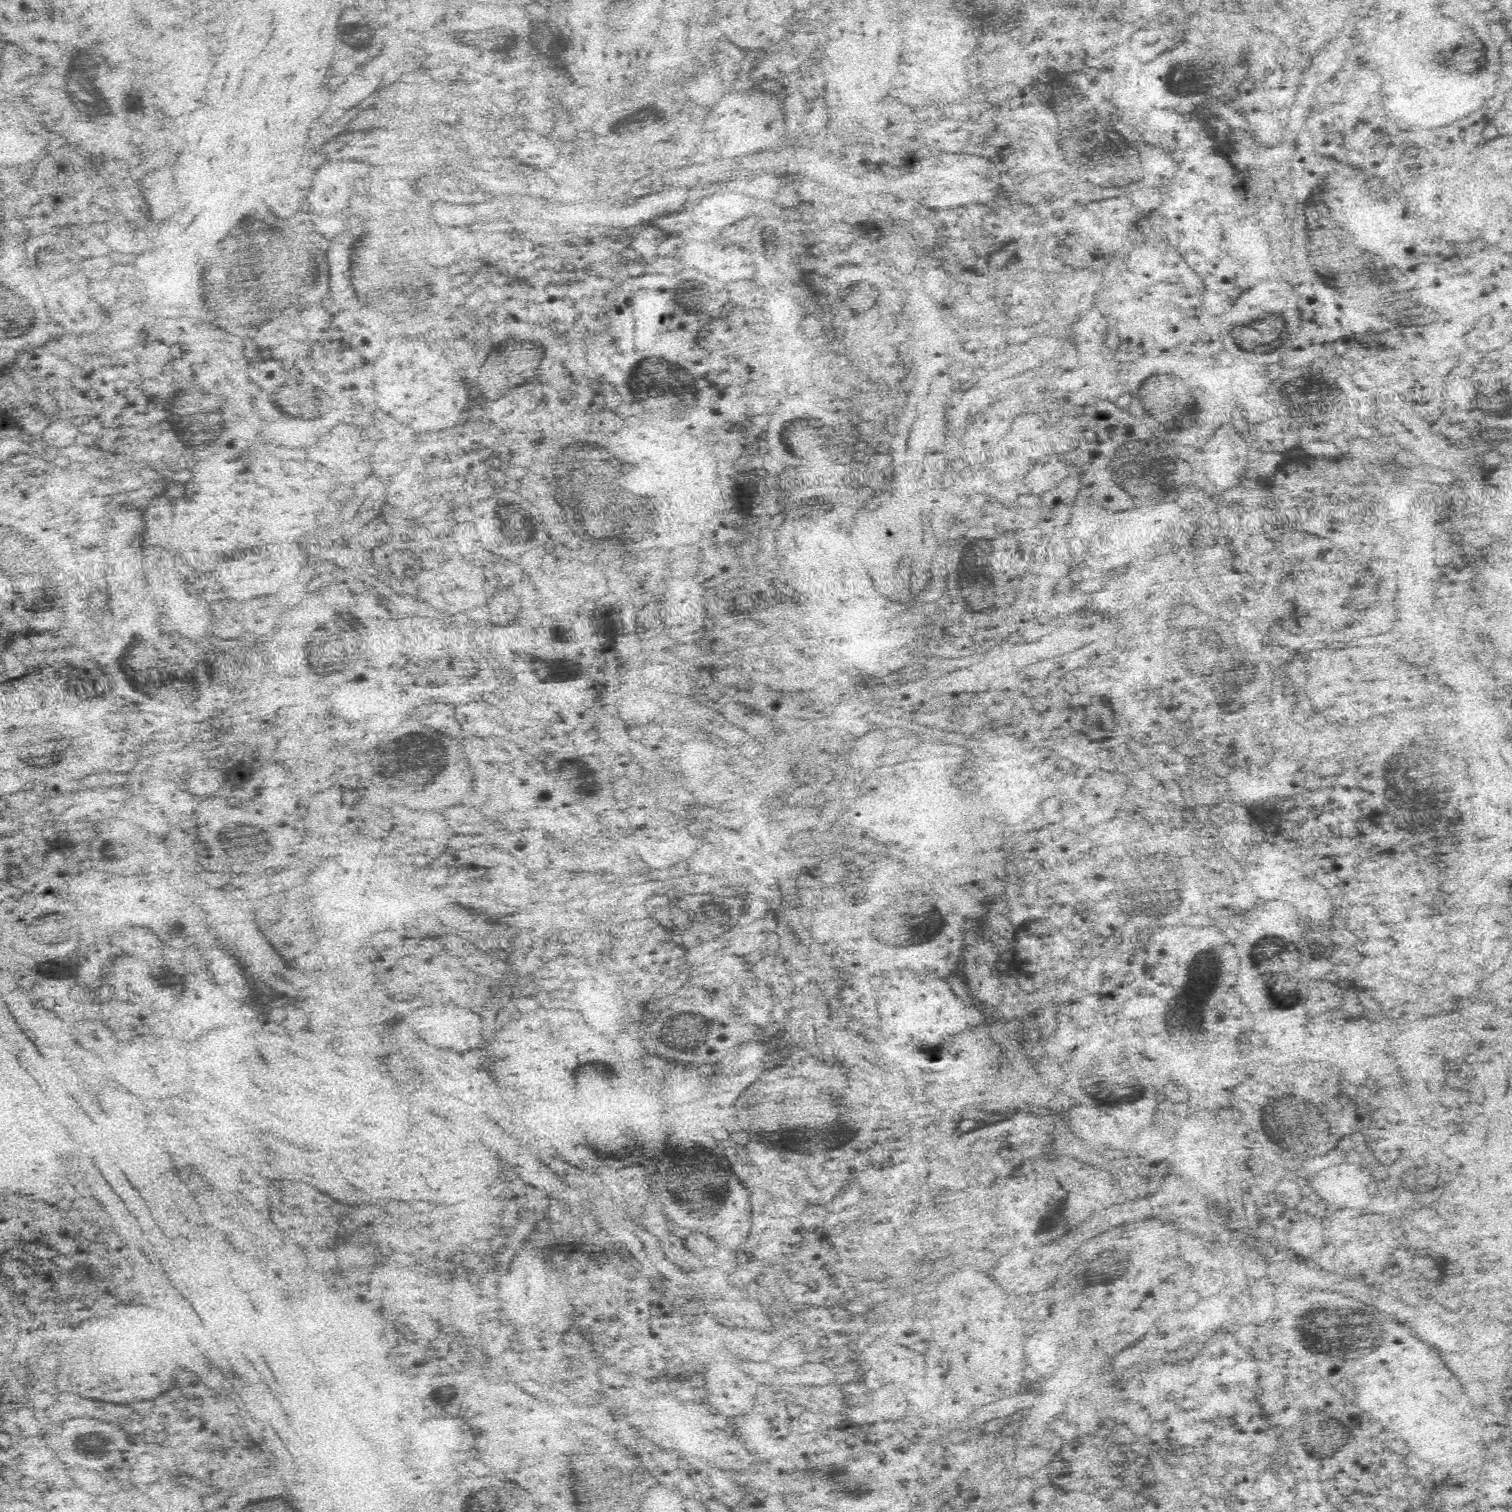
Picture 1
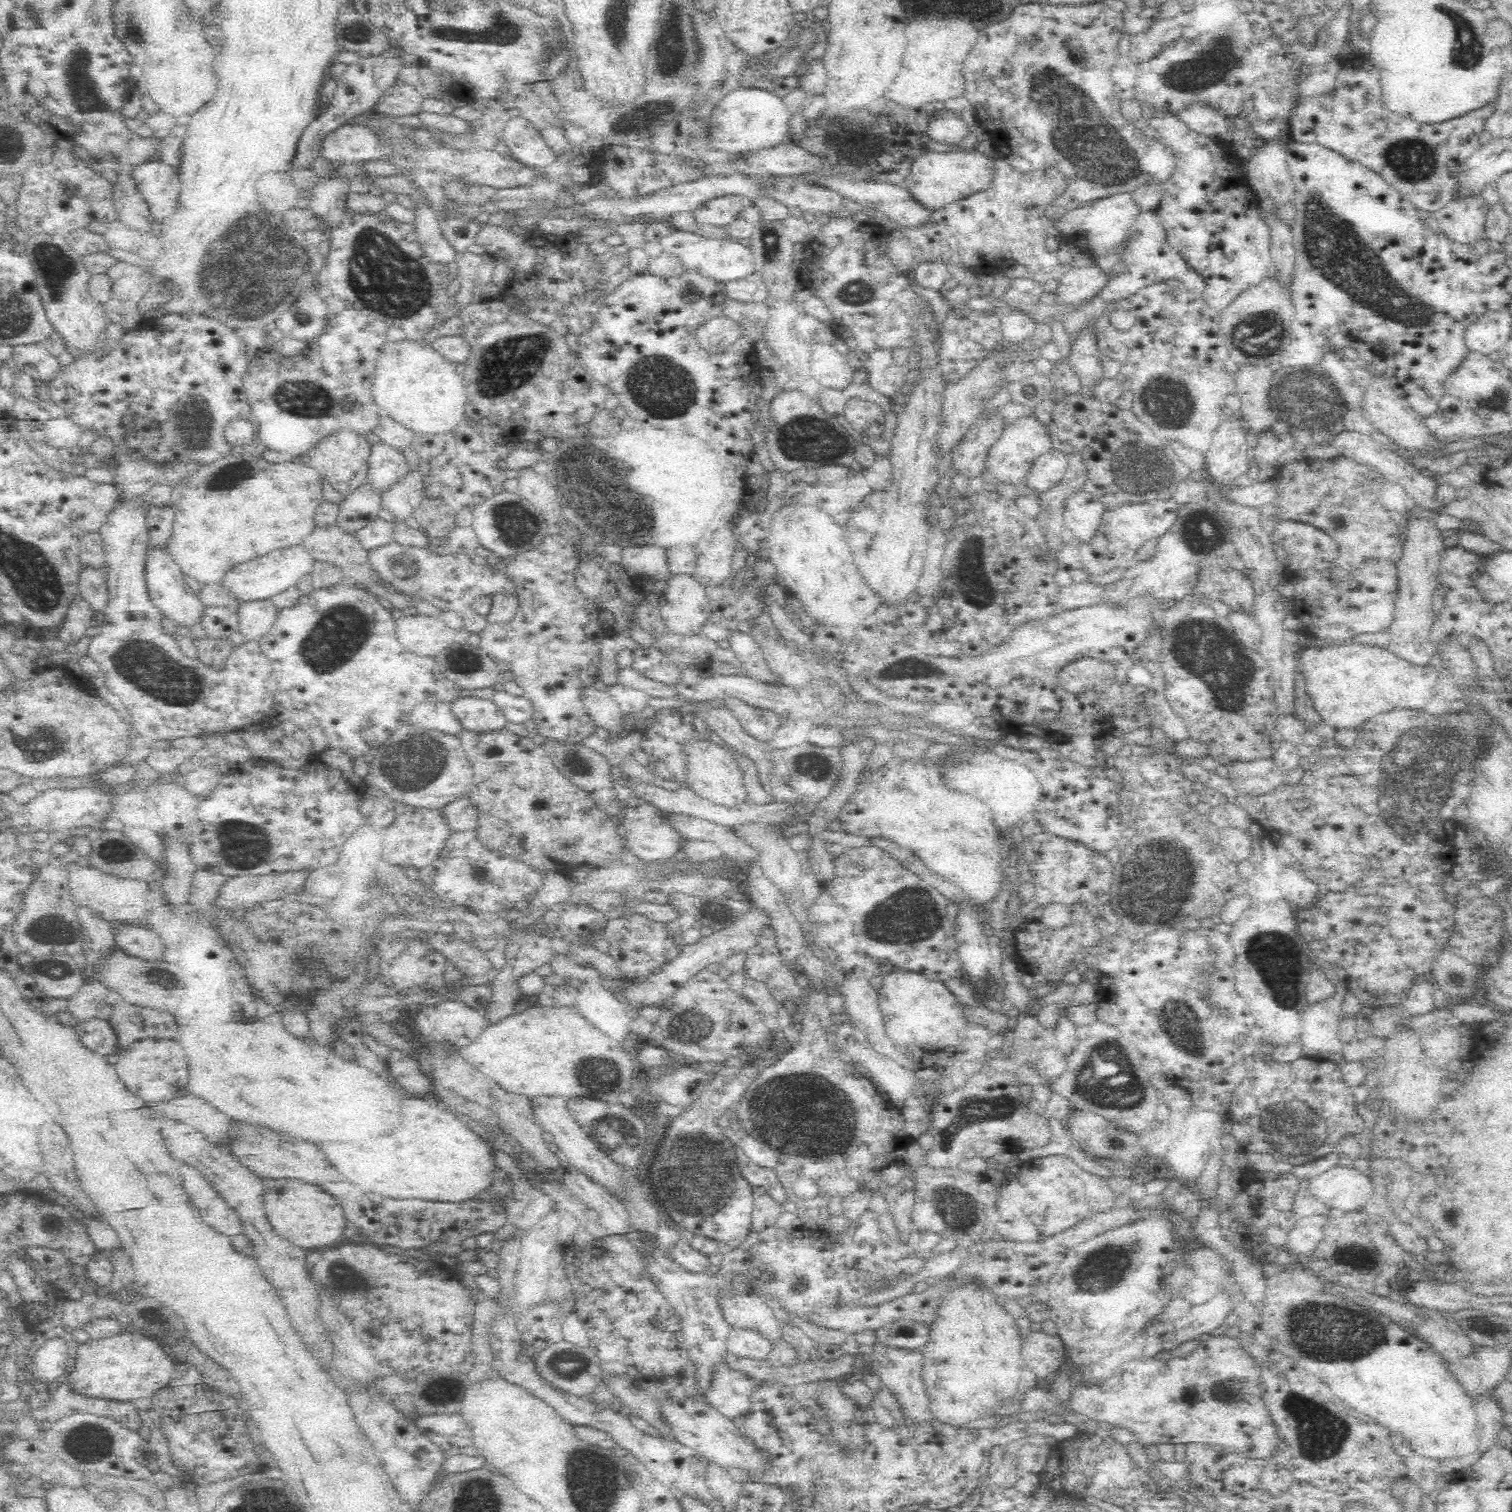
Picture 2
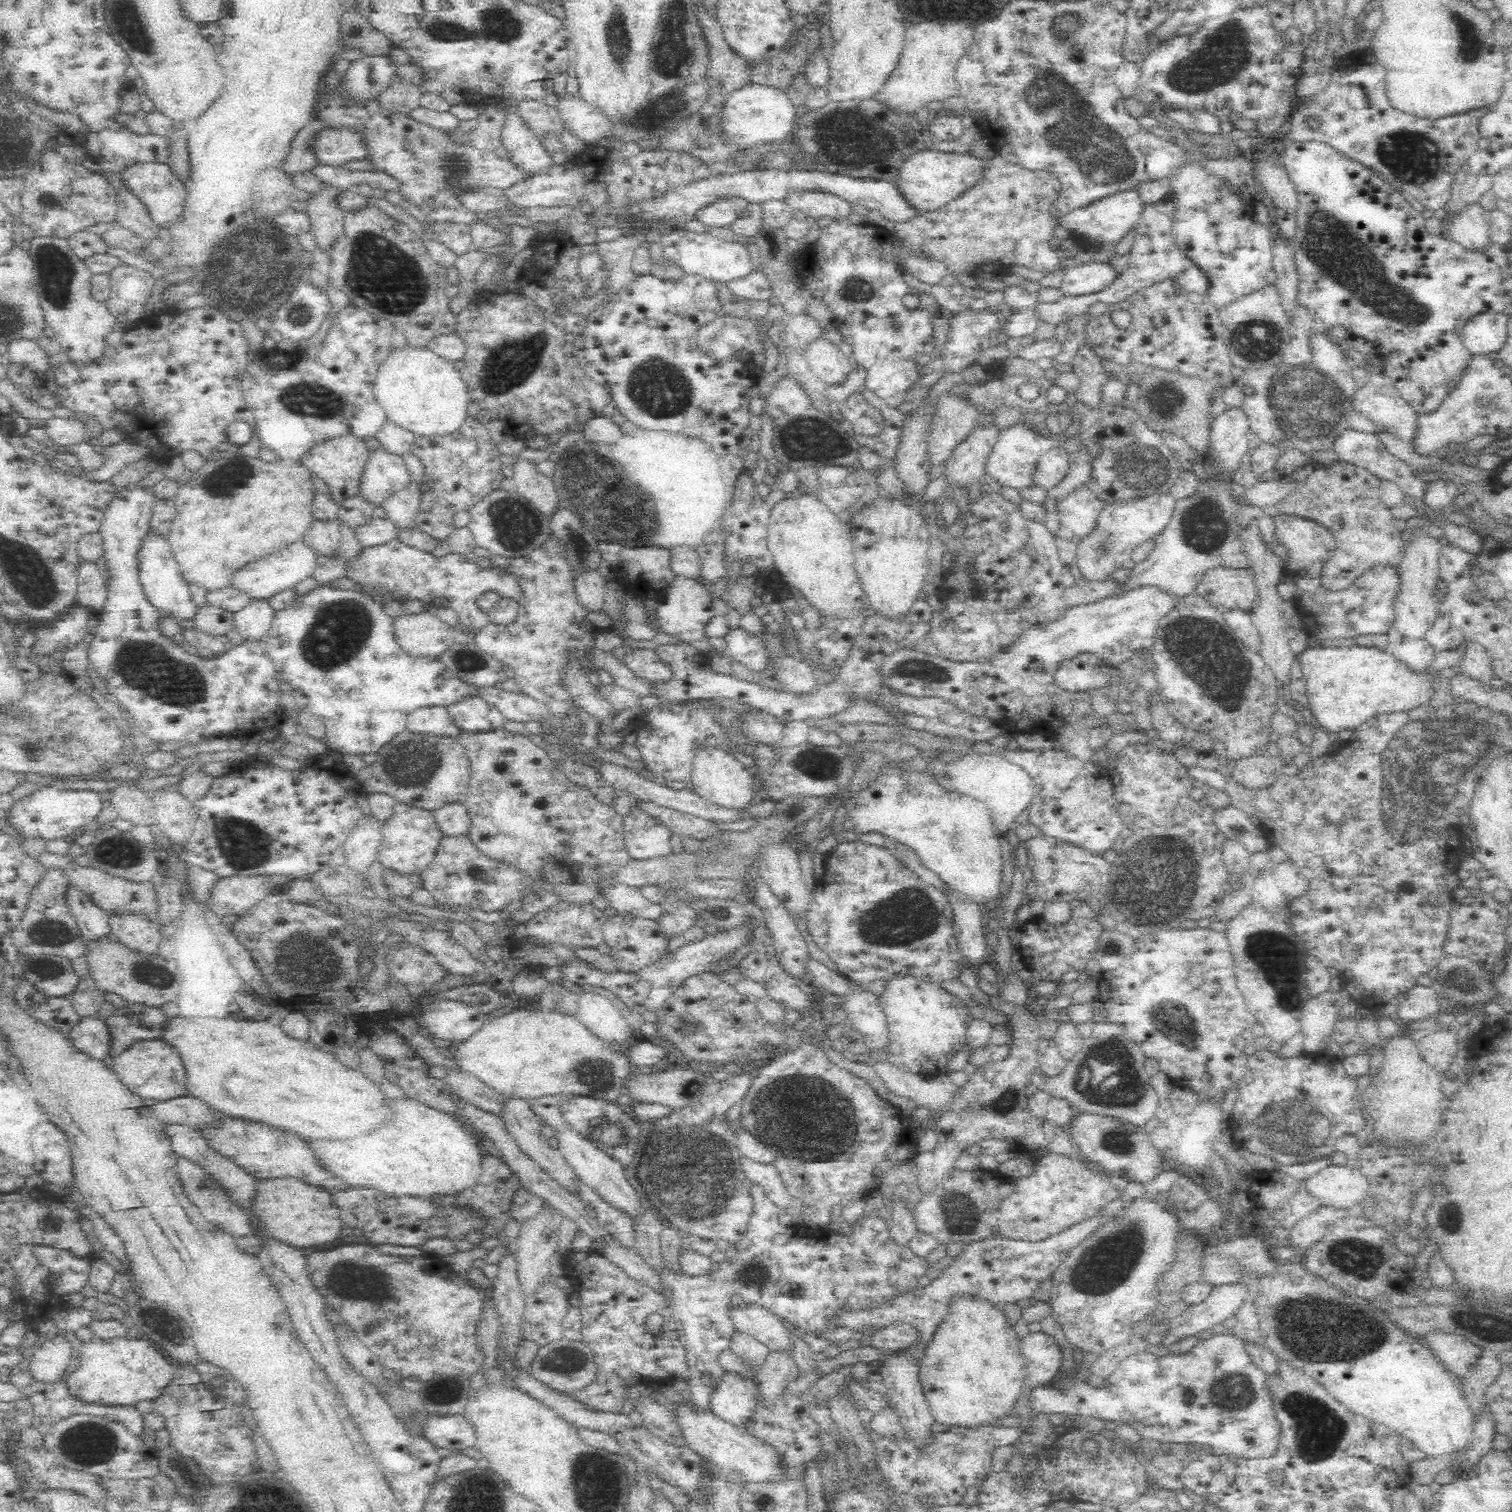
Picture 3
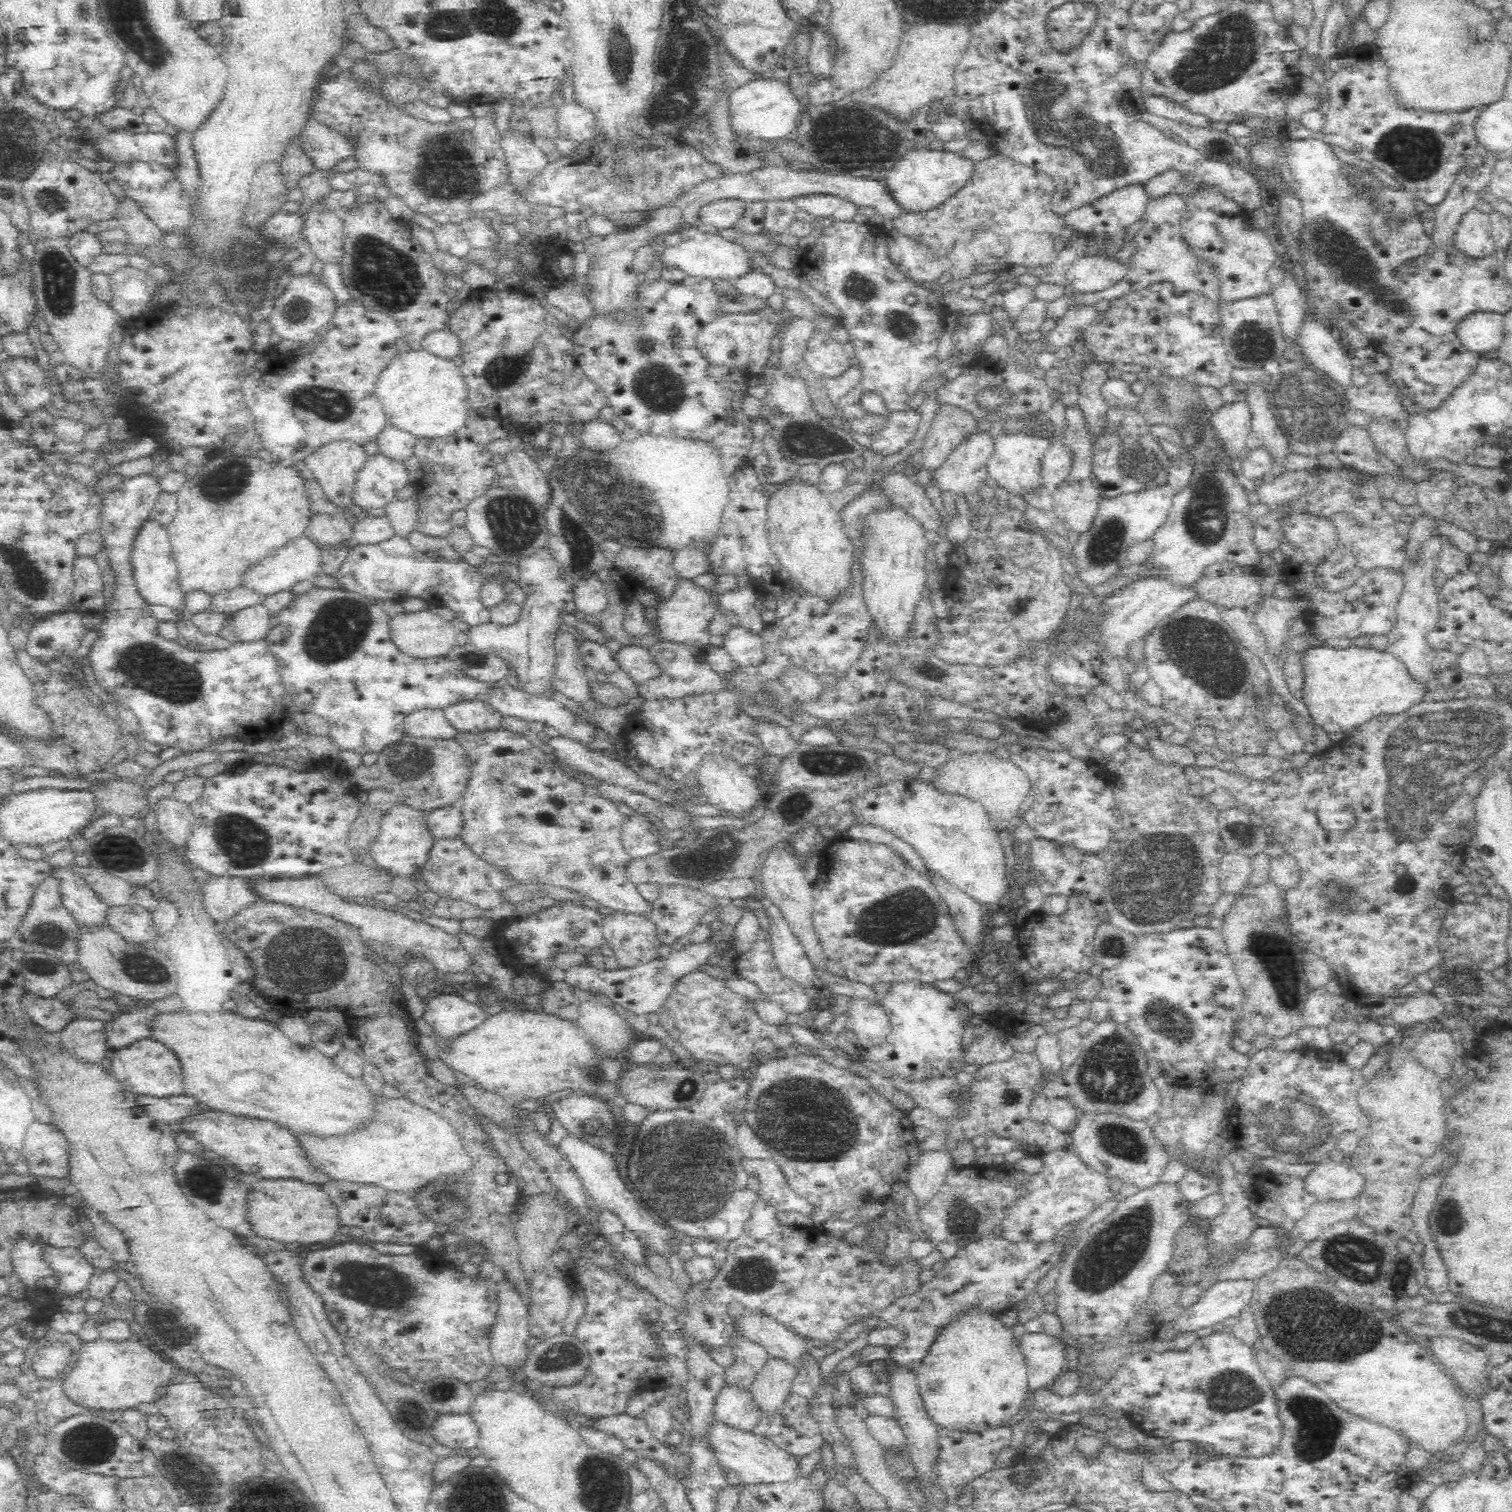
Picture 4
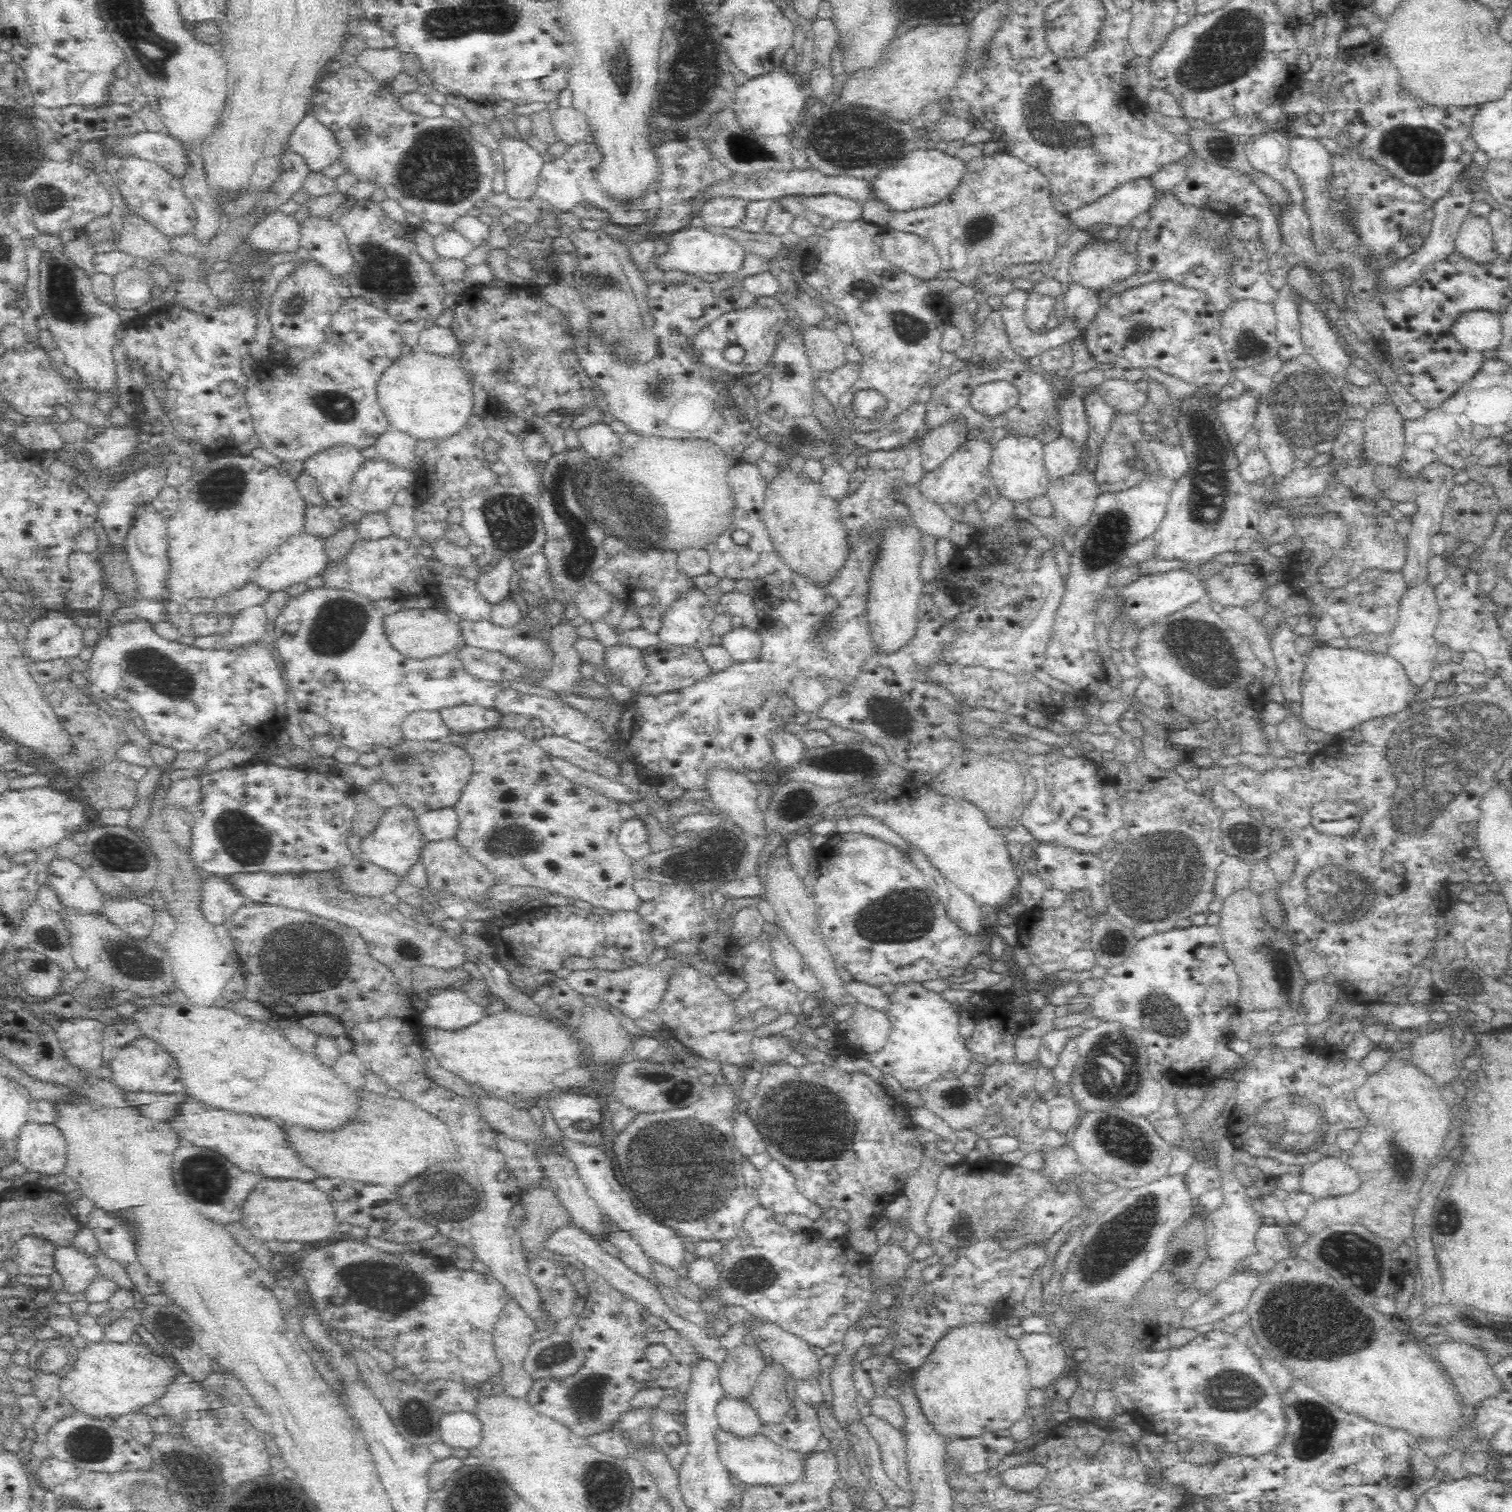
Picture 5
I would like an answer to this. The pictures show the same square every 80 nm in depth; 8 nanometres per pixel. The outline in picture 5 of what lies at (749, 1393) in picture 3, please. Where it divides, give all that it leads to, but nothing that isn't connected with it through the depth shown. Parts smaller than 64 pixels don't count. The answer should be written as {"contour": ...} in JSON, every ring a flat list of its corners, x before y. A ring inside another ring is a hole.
{"contour":[[724,1392,715,1408,719,1426,740,1436,752,1436,761,1424,759,1414,749,1398,734,1397]]}

